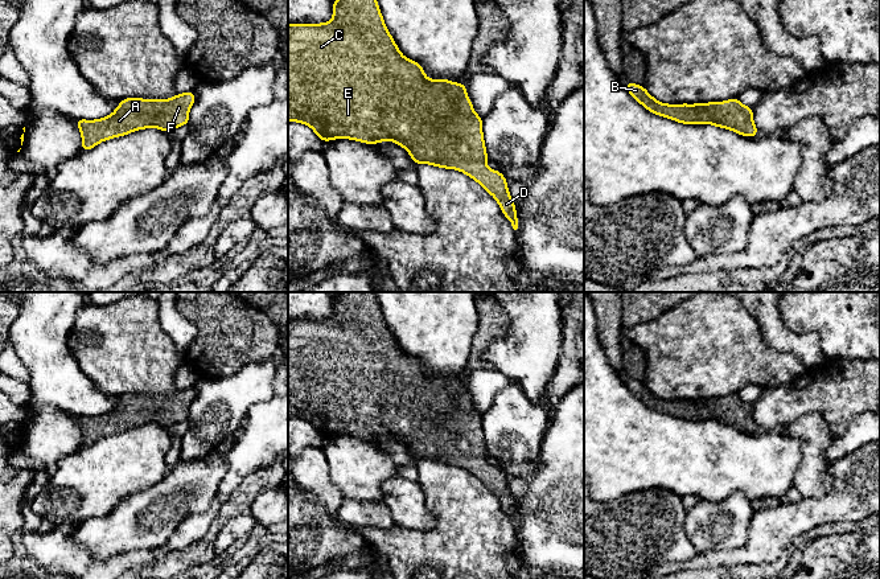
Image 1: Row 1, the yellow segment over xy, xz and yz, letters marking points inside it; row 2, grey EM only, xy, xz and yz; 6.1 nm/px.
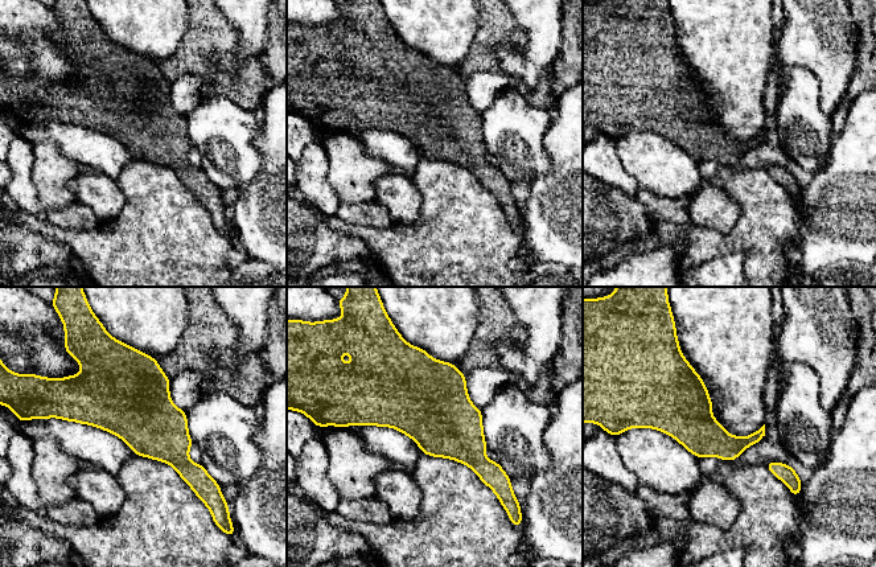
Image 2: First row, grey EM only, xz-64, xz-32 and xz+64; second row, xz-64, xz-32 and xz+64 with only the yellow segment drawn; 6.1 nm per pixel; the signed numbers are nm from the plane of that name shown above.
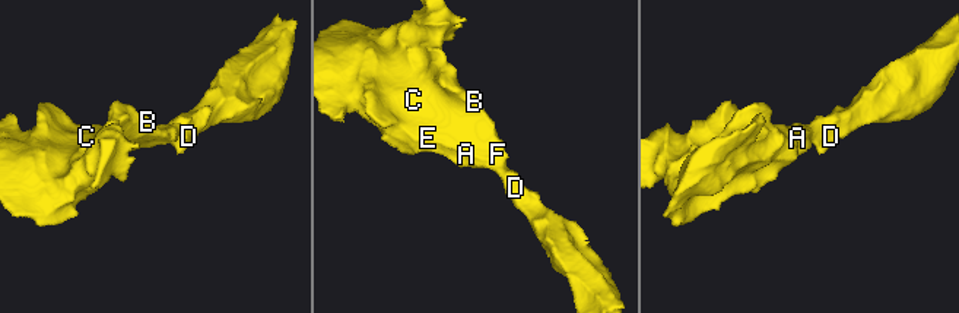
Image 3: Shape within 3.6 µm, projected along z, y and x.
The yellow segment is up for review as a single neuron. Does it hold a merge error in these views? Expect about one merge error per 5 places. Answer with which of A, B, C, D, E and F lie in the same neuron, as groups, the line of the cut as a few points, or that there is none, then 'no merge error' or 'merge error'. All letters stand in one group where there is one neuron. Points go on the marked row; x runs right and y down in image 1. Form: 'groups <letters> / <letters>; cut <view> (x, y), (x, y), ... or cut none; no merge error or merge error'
groups A B C D E F; cut none; no merge error

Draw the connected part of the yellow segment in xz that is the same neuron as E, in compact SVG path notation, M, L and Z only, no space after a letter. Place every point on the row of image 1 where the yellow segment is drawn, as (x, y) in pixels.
M333 0L333 20L322 24L288 24L288 122L309 126L325 143L350 139L365 144L391 140L406 148L419 164L457 169L490 193L503 215L518 229L515 204L499 171L486 165L482 118L474 112L466 85L448 79L428 79L423 67L407 59L388 33L377 0Z

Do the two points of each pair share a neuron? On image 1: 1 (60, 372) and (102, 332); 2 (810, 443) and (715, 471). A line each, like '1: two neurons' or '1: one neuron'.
1: two neurons
2: two neurons

